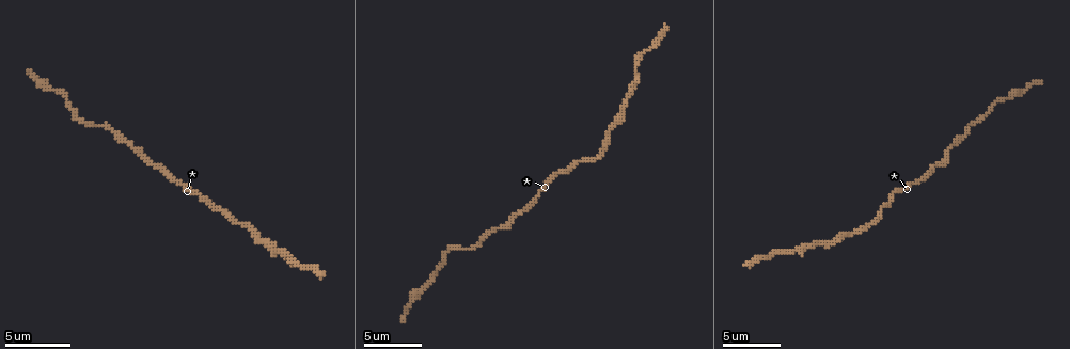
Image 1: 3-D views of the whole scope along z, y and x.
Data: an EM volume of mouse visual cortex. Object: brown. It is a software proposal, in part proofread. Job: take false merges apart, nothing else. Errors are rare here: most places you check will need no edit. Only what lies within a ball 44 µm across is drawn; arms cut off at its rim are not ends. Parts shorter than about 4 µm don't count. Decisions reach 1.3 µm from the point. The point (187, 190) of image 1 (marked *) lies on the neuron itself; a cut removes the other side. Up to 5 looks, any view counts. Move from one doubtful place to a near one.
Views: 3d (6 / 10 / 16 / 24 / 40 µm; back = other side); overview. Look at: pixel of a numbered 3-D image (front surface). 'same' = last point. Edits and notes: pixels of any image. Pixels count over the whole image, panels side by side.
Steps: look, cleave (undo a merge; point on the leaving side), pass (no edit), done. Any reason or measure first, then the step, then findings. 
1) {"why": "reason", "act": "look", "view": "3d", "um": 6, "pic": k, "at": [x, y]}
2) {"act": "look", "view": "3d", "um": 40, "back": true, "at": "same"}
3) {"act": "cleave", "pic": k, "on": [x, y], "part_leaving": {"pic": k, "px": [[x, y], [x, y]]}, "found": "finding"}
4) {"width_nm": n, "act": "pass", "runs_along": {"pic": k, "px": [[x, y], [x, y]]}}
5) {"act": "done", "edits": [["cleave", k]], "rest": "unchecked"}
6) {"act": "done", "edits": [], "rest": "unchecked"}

{"why": "narrows sharply", "act": "look", "view": "3d", "um": 10, "pic": 1, "at": [97, 126]}

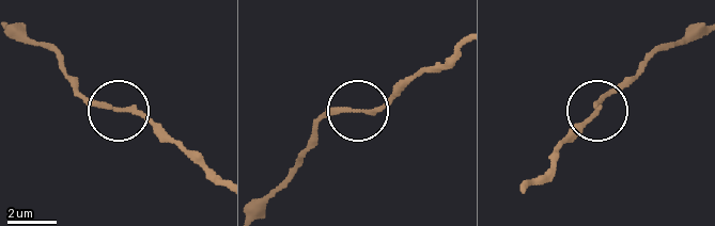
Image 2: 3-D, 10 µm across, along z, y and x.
{"act": "look", "view": "3d", "um": 10, "back": true, "pic": 2, "at": [598, 107]}

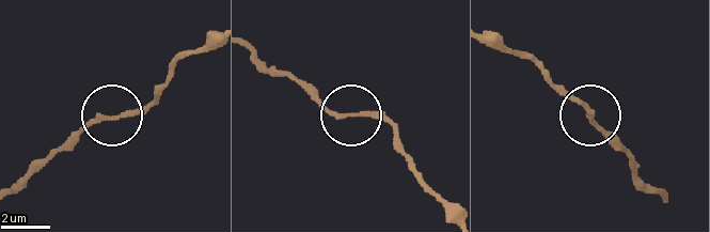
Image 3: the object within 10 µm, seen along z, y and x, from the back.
{"act": "pass", "runs_along": {"pic": 3, "px": [[664, 199], [572, 95]]}, "found": "continuous, no second neuron"}

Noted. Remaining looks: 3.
{"why": "thick turns thin", "act": "look", "view": "3d", "um": 10, "pic": 1, "at": [517, 213]}

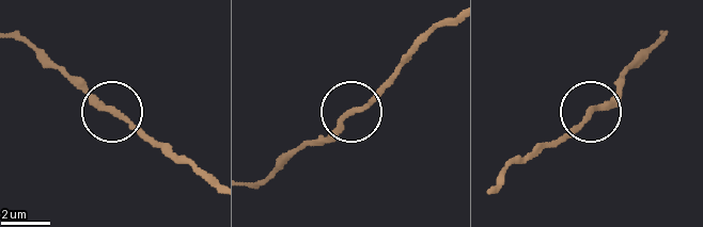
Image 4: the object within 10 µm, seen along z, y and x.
{"act": "pass", "runs_along": {"pic": 4, "px": [[168, 156], [68, 74]]}, "found": "one neuron here"}

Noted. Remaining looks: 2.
{"why": "thick turns thin", "act": "look", "view": "3d", "um": 10, "pic": 1, "at": [248, 225]}

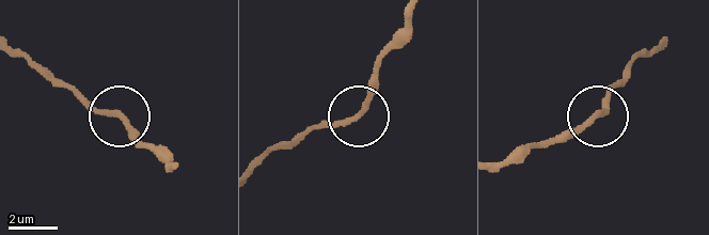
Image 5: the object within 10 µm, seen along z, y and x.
{"act": "look", "view": "3d", "um": 6, "pic": 5, "at": [355, 118]}

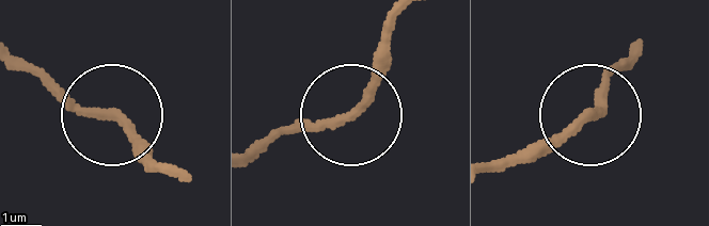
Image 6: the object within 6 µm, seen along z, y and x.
{"act": "pass", "runs_along": {"pic": 6, "px": [[10, 51], [114, 115], [148, 160]]}, "found": "all the same neuron"}

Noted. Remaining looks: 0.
{"act": "done", "edits": [], "rest": "unchecked"}

